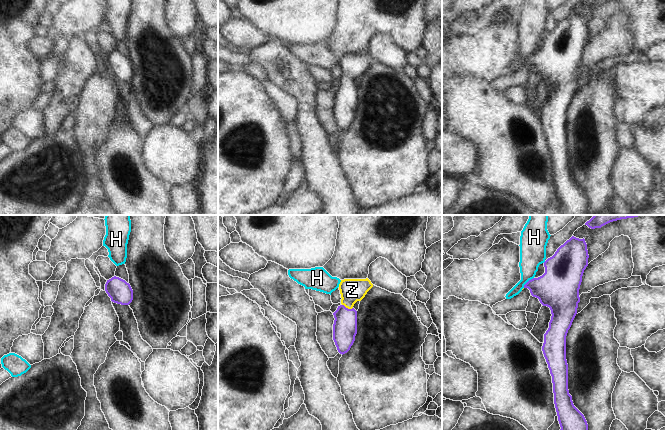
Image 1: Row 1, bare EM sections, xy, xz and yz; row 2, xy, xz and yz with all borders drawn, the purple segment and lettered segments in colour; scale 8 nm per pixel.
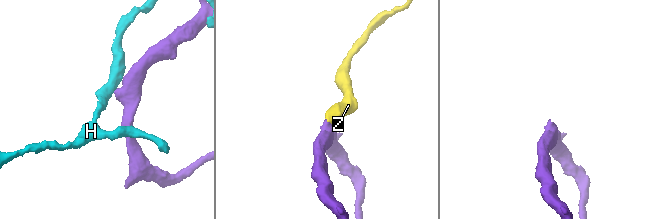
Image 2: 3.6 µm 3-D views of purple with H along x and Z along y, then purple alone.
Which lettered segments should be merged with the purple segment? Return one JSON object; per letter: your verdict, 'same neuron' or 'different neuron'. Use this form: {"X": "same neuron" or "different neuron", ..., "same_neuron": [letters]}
{"H": "different neuron", "Z": "same neuron", "same_neuron": ["Z"]}

